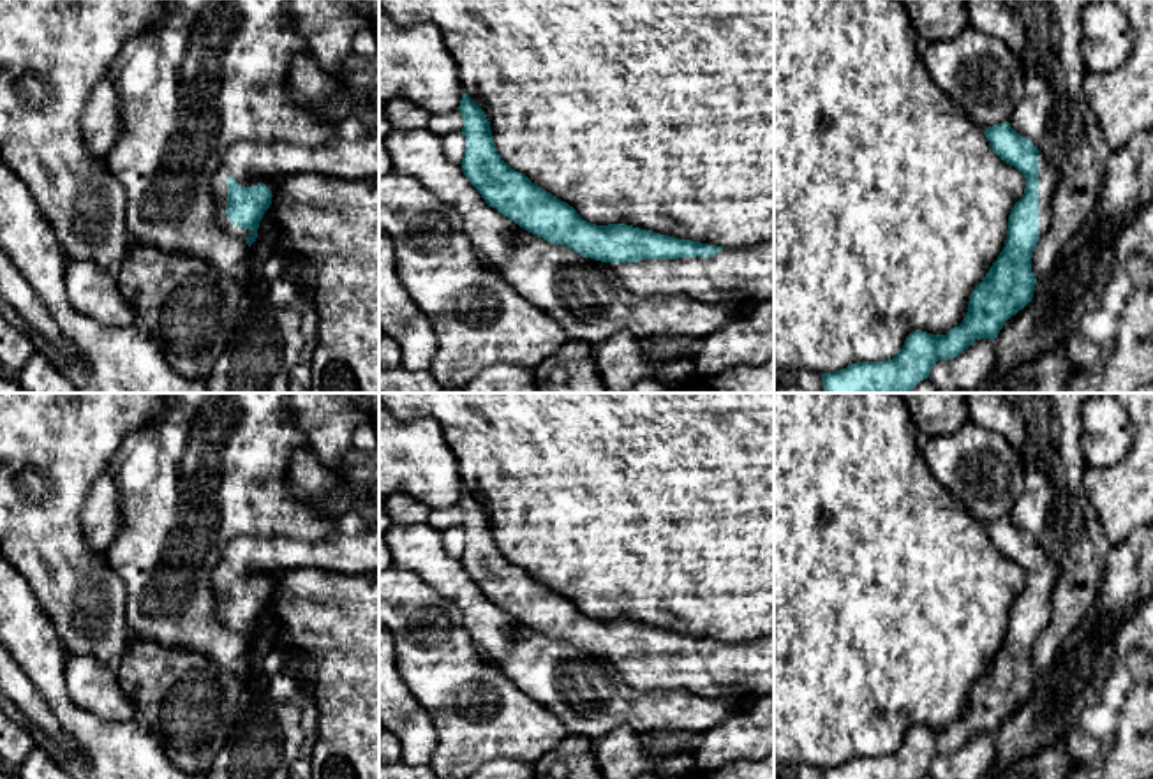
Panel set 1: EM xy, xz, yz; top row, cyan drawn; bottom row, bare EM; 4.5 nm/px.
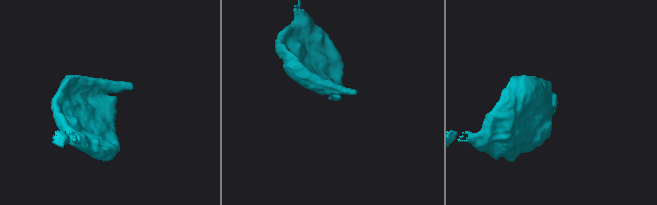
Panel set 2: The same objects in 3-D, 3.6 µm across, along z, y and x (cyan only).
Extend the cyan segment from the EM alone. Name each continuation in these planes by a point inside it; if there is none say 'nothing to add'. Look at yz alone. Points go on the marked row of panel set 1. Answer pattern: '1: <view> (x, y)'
1: yz (1048, 178)

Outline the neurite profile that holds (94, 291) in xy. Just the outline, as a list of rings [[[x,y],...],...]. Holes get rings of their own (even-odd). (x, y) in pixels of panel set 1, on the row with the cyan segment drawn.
[[[71,263],[65,278],[71,305],[100,324],[120,328],[134,323],[134,310],[120,293],[116,273],[90,263]]]

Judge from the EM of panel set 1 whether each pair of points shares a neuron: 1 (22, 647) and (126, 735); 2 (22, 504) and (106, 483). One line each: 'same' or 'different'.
1: same
2: different

